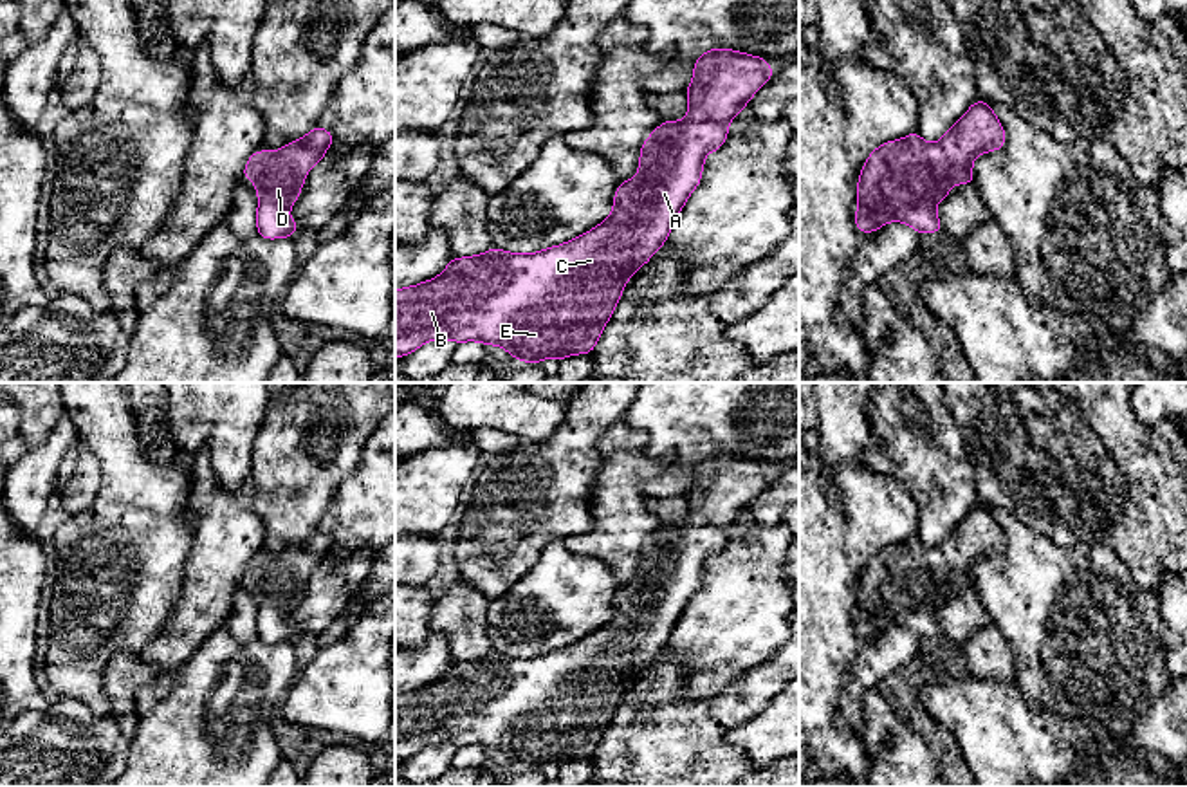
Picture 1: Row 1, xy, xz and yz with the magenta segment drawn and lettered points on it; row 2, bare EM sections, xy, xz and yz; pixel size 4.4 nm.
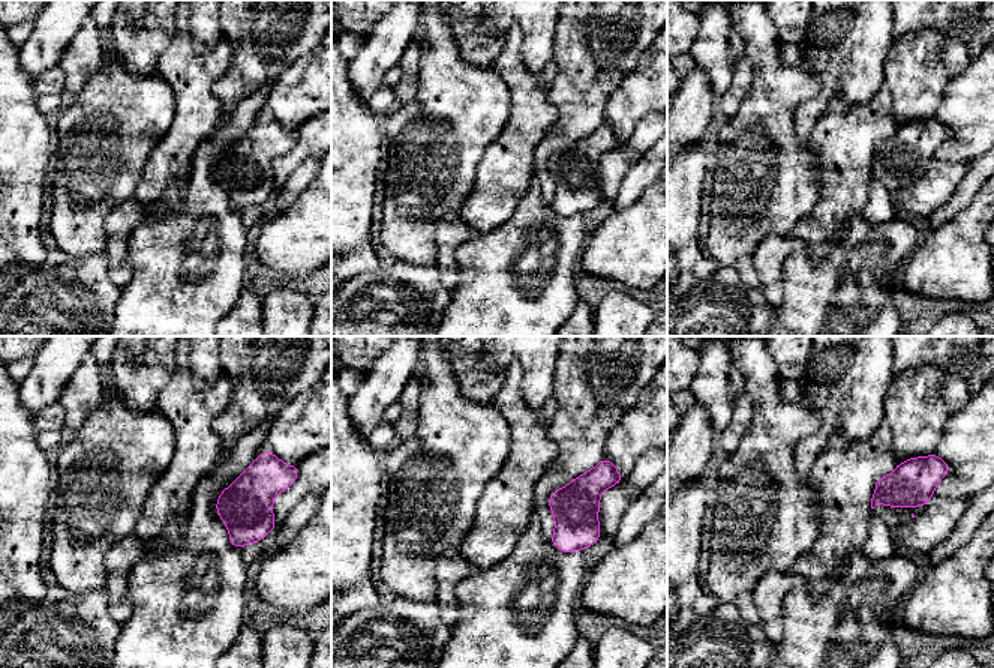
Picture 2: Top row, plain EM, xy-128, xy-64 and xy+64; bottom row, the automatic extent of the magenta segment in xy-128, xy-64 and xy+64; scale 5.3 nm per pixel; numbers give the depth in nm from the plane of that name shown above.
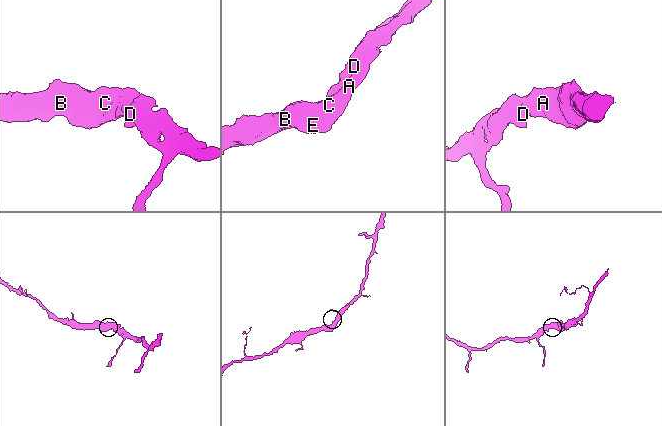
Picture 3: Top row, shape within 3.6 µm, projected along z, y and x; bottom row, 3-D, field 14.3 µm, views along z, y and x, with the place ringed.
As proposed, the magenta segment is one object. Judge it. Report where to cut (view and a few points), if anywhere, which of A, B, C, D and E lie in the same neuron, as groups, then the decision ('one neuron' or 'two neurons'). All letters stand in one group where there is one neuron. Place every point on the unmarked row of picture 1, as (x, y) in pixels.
cut none; groups A B C D E; one neuron

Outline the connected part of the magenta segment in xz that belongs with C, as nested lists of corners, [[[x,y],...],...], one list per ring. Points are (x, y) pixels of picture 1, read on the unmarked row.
[[[731,453],[705,455],[695,464],[693,484],[686,495],[687,520],[682,525],[664,525],[648,540],[640,552],[639,579],[621,587],[613,601],[613,616],[603,628],[579,643],[539,657],[520,659],[491,652],[483,659],[453,662],[437,682],[395,693],[395,762],[404,762],[433,744],[496,749],[525,767],[539,767],[547,762],[561,765],[568,760],[590,758],[610,726],[626,686],[666,648],[673,626],[702,585],[705,560],[723,551],[729,525],[747,511],[772,478],[774,475],[765,462]]]

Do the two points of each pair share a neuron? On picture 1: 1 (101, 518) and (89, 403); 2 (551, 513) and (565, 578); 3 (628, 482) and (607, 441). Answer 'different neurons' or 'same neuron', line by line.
1: same neuron
2: different neurons
3: different neurons

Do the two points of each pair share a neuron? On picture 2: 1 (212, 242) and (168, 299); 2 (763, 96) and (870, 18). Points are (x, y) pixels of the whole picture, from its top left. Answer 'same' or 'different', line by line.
1: same
2: different

